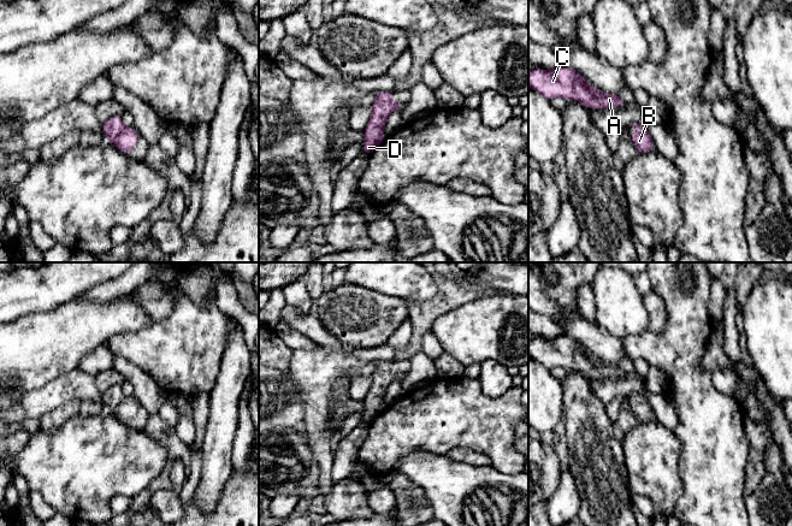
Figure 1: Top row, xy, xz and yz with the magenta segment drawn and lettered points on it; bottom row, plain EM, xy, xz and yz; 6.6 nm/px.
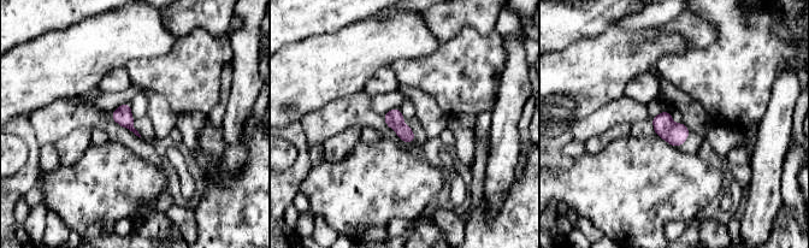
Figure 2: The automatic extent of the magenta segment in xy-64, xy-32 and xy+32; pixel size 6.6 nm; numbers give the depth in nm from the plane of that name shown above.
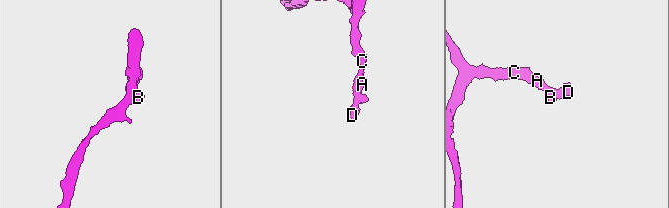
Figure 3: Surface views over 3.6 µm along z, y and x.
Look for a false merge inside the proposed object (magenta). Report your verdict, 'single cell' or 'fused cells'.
single cell

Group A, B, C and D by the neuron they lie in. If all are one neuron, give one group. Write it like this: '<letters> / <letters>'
A B C D

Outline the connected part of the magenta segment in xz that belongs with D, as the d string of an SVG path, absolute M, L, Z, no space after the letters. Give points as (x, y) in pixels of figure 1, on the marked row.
M377 91L372 108L371 119L364 130L365 142L362 153L370 155L385 140L384 125L392 111L403 111L404 104L392 101L391 91Z

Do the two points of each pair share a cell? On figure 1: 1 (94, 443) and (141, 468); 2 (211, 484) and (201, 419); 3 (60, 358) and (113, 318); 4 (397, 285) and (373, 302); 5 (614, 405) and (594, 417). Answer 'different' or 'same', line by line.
1: same
2: different
3: same
4: different
5: different

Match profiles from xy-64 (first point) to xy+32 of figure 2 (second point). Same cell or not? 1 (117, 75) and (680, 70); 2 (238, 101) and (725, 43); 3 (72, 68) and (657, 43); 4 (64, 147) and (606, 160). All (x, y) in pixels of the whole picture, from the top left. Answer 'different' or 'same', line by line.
1: different
2: different
3: same
4: different

